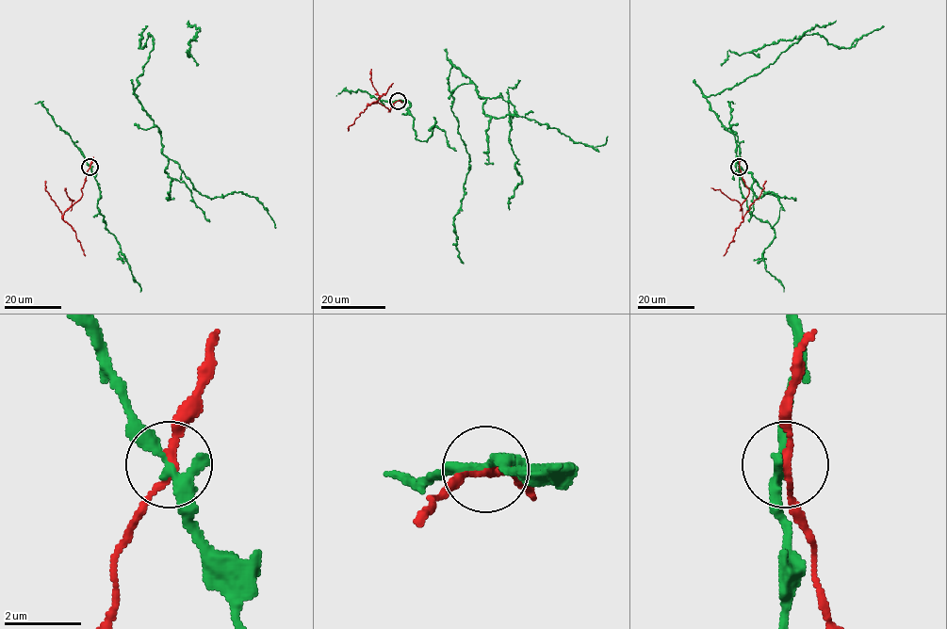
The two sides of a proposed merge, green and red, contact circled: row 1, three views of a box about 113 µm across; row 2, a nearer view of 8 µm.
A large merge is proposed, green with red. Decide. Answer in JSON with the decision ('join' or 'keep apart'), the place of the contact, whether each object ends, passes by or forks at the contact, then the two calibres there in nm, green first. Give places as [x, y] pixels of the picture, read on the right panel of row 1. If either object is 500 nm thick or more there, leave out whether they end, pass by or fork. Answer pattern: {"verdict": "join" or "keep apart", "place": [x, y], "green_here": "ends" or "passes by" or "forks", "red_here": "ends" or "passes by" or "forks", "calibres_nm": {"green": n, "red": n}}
{"verdict": "keep apart", "place": [739, 167], "green_here": "forks", "red_here": "passes by", "calibres_nm": {"green": 240, "red": 170}}

